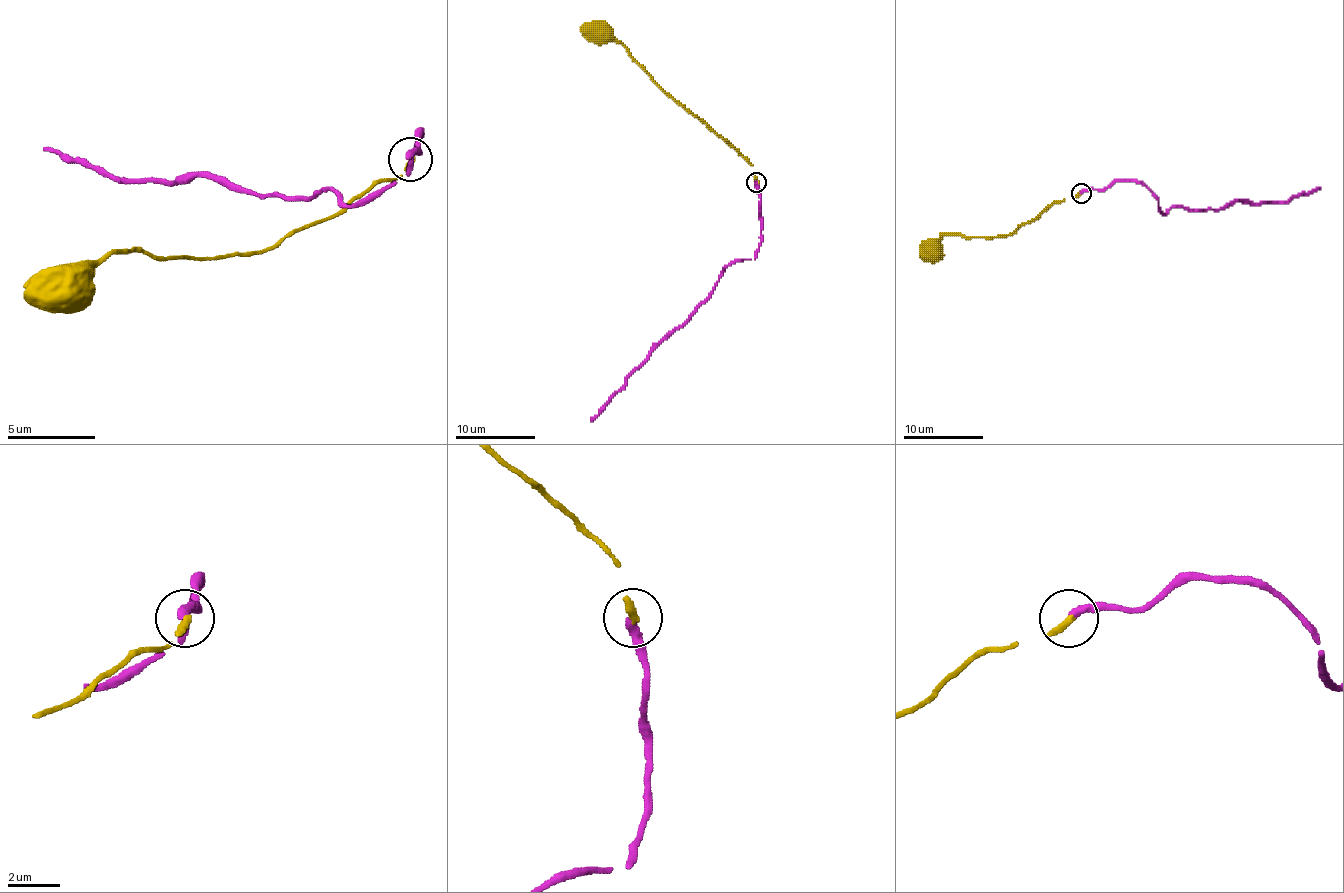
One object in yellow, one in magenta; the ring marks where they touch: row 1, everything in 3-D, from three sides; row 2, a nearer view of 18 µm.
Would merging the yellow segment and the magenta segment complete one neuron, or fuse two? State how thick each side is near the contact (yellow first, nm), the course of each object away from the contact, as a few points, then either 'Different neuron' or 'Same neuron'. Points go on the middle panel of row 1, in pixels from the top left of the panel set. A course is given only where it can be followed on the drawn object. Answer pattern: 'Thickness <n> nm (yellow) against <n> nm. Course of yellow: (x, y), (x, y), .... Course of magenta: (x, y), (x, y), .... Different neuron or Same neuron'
Thickness 300 nm (yellow) against 320 nm. Course of yellow: (757, 181), (753, 165), (747, 159), (671, 97), (623, 45), (599, 35). Course of magenta: (757, 181), (761, 207), (761, 241), (757, 257), (739, 259), (727, 267), (715, 289), (591, 421). Different neuron

